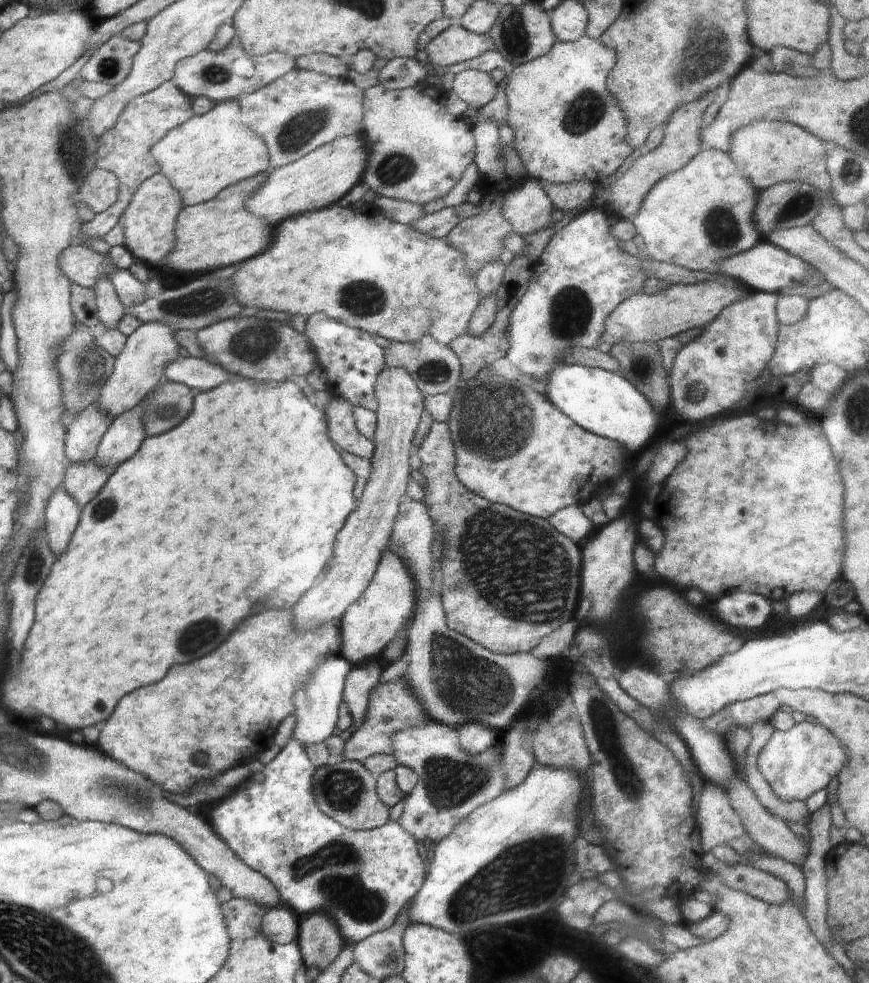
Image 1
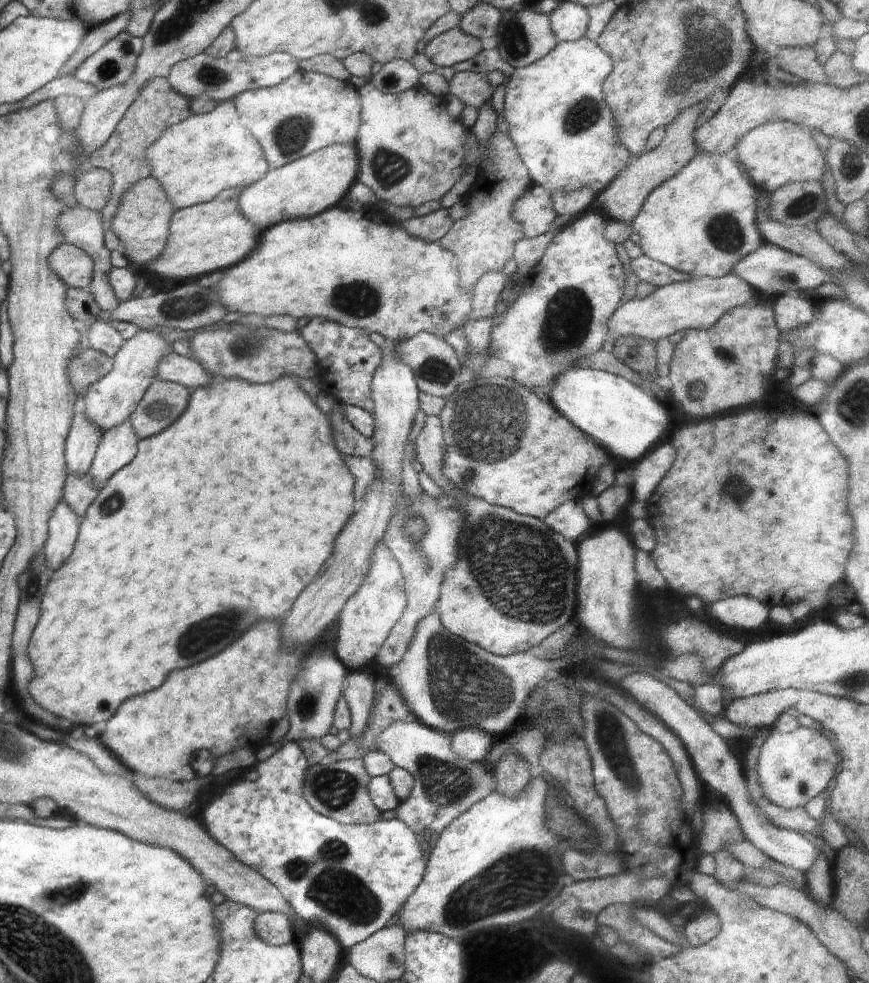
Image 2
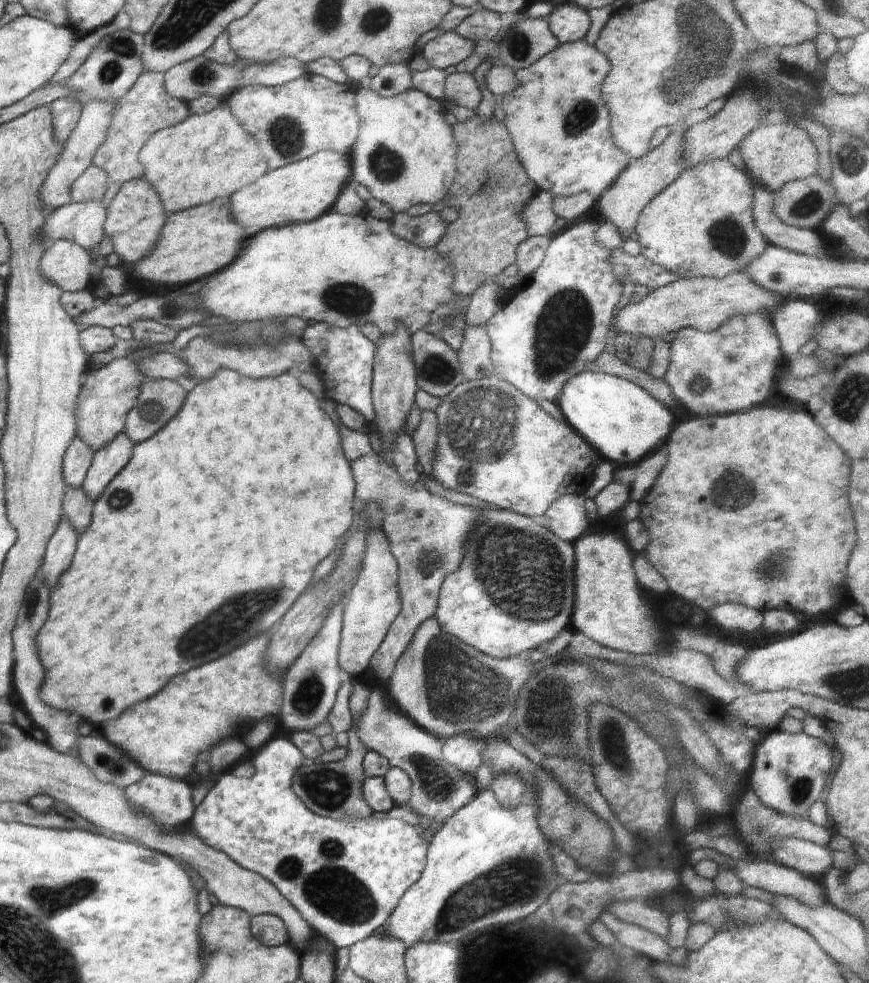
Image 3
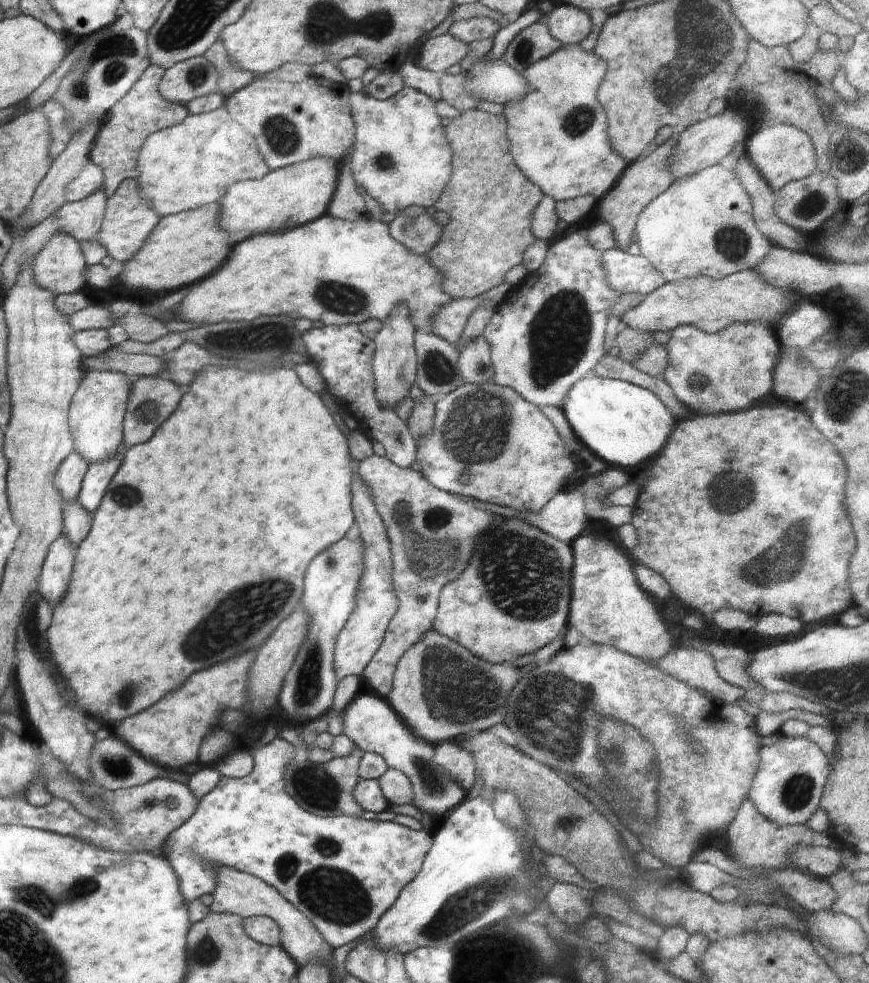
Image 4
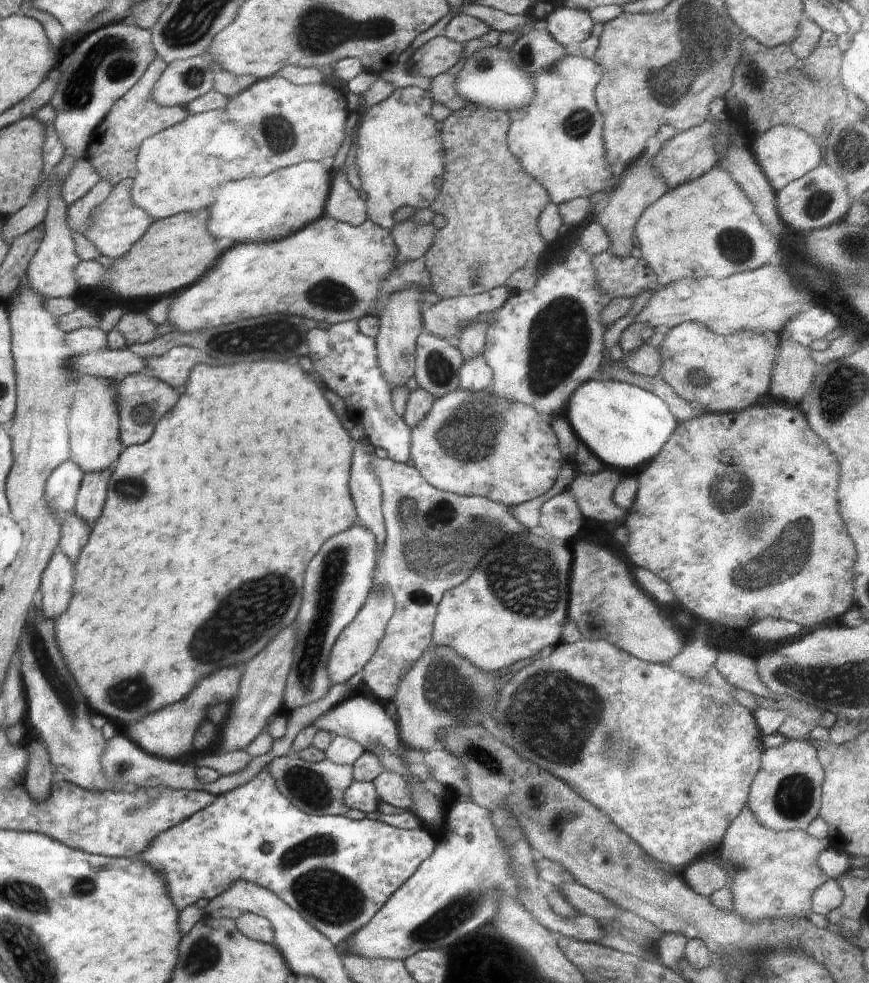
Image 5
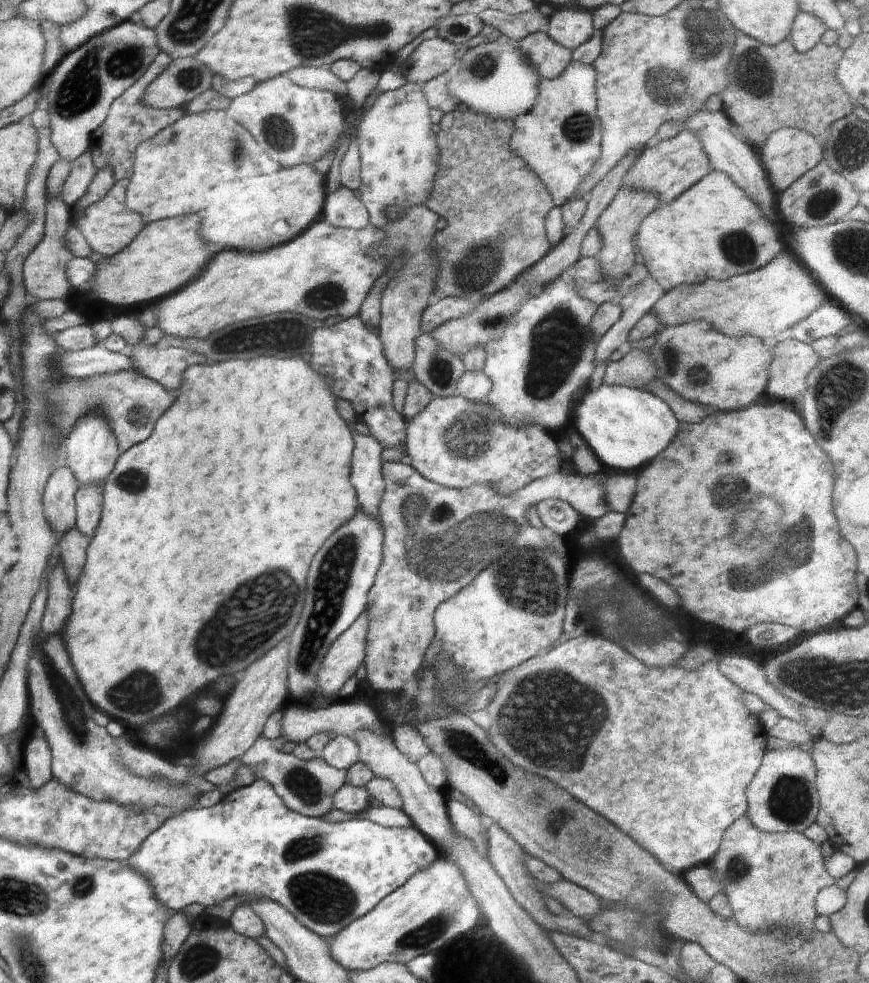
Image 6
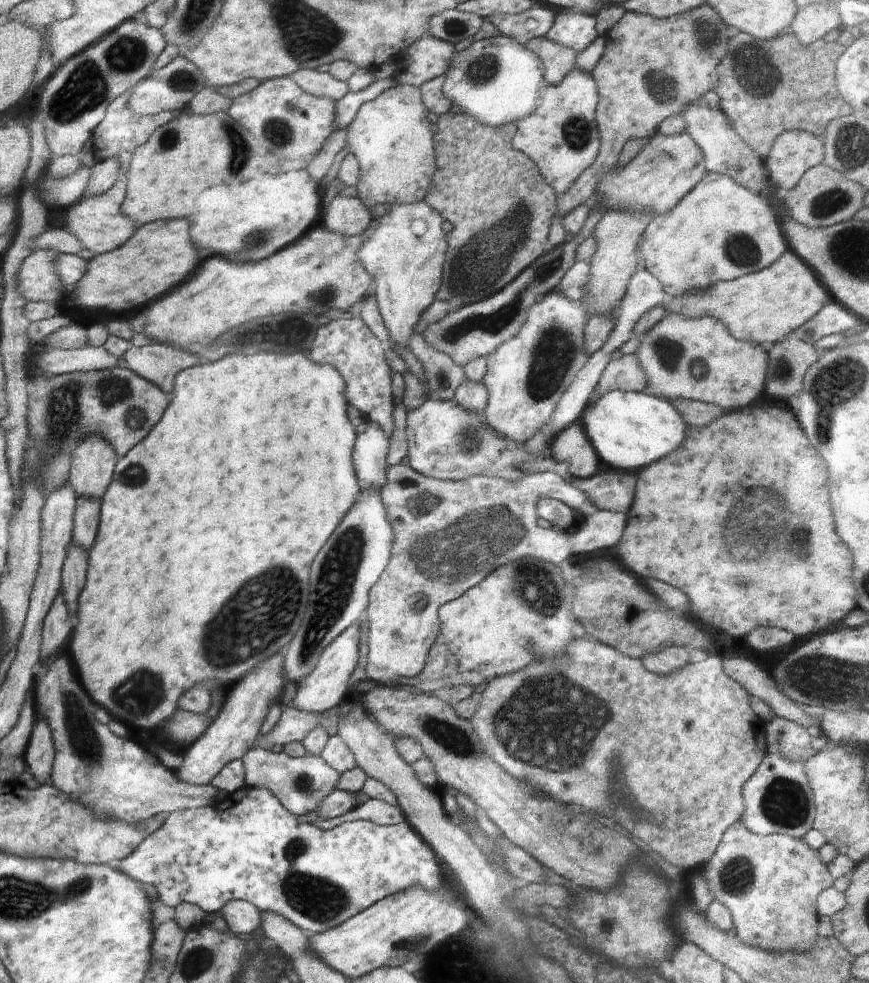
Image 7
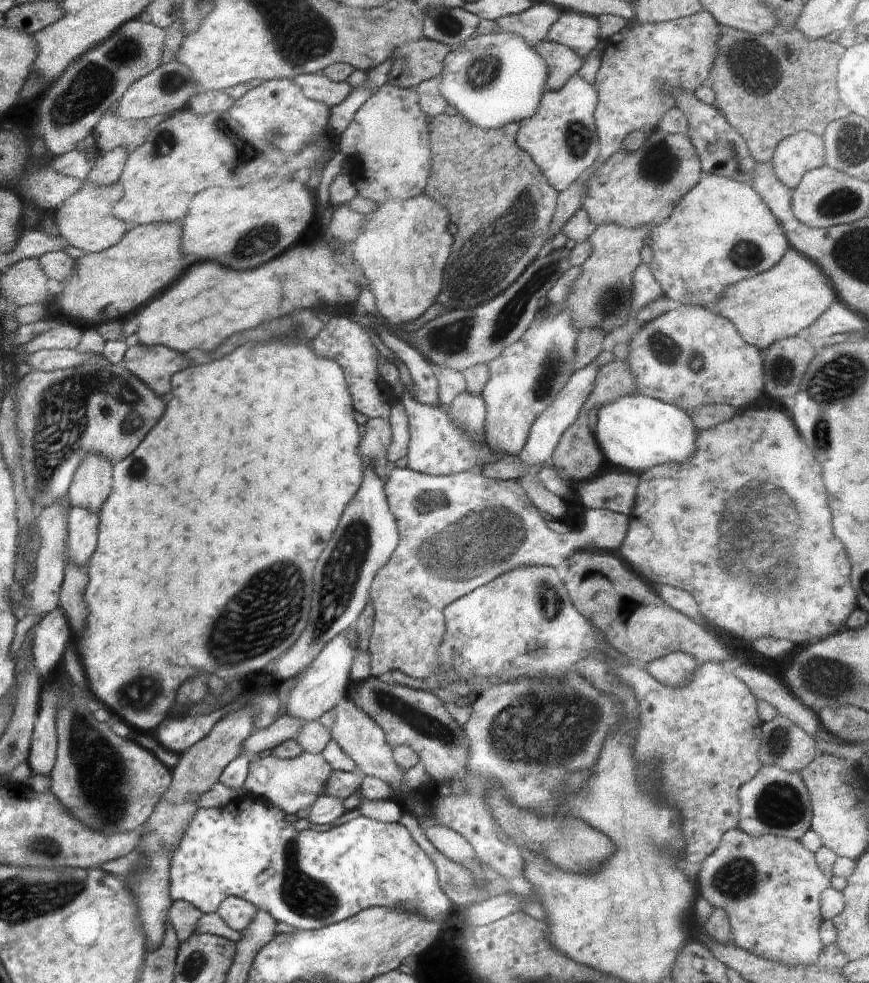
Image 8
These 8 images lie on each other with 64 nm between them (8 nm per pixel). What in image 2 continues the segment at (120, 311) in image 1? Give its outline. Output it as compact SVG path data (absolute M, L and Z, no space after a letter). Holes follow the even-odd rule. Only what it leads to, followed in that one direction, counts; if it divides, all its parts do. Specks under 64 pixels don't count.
M80 206L67 208L67 211L60 215L58 226L64 233L66 243L84 249L84 252L89 253L94 258L94 278L91 280L90 287L87 290L90 290L94 295L96 304L102 313L111 313L120 304L120 301L114 295L112 285L108 280L108 273L112 265L110 264L110 251L104 245L105 230L101 221L101 212L84 209Z

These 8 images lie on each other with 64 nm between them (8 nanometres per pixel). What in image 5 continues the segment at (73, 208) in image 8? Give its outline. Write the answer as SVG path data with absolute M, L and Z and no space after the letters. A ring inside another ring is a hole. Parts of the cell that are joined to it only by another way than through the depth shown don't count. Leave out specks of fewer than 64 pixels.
M126 177L111 188L109 197L95 211L95 221L84 236L104 256L116 260L122 258L130 251L131 246L147 231L154 222L153 218L131 199L131 188L134 186L133 179Z

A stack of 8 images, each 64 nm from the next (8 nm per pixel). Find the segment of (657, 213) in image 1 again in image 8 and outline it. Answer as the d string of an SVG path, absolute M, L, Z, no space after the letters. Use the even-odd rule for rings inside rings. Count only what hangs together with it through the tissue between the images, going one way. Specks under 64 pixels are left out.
M704 174L664 224L650 229L646 258L665 297L706 309L720 304L726 286L774 268L791 247L779 221L750 183Z

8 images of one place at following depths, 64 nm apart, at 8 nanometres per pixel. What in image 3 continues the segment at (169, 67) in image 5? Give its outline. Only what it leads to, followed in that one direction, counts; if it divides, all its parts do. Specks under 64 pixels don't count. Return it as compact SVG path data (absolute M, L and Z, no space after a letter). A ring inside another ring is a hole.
M204 55L178 63L165 73L165 91L169 95L188 103L195 98L210 95L225 100L234 92L249 86L275 87L297 79L306 72L305 63L294 57L280 57L267 63L253 63L250 59L240 59L232 64L220 64Z

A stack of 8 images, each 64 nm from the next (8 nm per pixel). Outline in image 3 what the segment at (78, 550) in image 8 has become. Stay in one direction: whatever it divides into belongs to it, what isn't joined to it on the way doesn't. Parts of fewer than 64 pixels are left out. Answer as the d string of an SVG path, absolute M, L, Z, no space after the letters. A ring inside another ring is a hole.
M124 430L114 442L100 447L94 454L81 487L93 498L107 487L107 484L130 462L135 443Z

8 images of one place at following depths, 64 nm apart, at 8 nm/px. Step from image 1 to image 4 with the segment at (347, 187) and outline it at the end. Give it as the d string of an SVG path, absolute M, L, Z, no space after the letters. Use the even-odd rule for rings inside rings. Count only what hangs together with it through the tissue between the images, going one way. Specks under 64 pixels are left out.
M316 157L291 164L288 168L272 170L260 180L236 184L236 196L226 194L218 202L219 205L222 204L219 225L240 238L287 231L312 222L327 213L337 187L340 169L339 160Z

